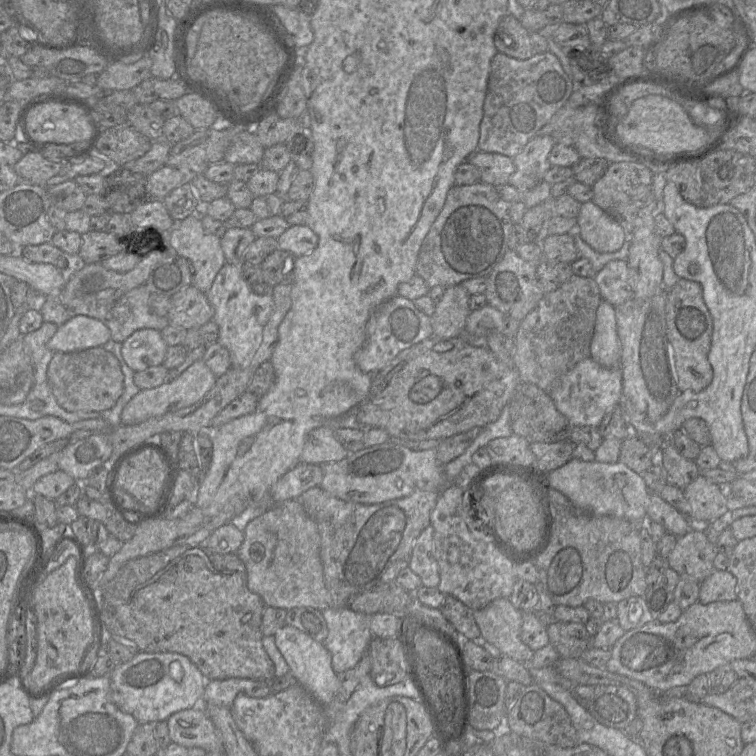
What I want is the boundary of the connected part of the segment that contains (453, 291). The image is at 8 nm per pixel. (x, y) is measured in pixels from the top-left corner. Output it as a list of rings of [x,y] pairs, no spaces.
[[[461,285],[446,288],[430,317],[432,338],[459,337],[465,331],[466,319],[471,312],[469,297],[470,295]]]

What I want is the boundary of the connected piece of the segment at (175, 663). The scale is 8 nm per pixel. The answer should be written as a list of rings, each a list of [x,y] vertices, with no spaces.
[[[139,651],[129,662],[119,664],[110,674],[111,700],[123,712],[132,715],[138,723],[166,721],[172,714],[198,706],[203,701],[207,680],[192,661],[176,652]]]

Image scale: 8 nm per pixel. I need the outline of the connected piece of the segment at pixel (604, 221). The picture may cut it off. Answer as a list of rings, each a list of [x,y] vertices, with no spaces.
[[[592,201],[581,204],[576,221],[576,231],[596,252],[616,252],[627,239],[621,225]]]

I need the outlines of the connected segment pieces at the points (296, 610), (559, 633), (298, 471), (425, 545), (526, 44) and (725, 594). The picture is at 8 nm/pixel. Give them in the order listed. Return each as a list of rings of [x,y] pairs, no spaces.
[[[294,607],[287,610],[285,623],[319,643],[324,643],[328,636],[328,627],[322,611],[313,607]]]
[[[552,621],[547,626],[549,643],[556,649],[560,658],[580,658],[591,646],[591,637],[585,624]]]
[[[299,462],[281,476],[271,488],[273,503],[297,499],[306,490],[320,486],[322,479],[321,465]]]
[[[429,525],[414,543],[409,568],[420,577],[422,586],[437,588],[440,583],[439,566],[434,556],[434,529]]]
[[[507,14],[498,24],[494,44],[500,53],[517,60],[527,60],[534,55],[530,34],[518,18]]]
[[[714,570],[700,583],[698,602],[702,604],[736,599],[737,579],[727,570]]]

